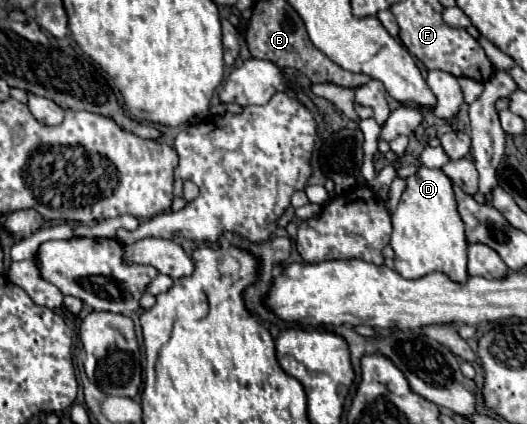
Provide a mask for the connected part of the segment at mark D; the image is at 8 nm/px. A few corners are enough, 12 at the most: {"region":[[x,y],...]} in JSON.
{"region":[[417,165],[391,217],[395,271],[467,281],[451,179]]}

